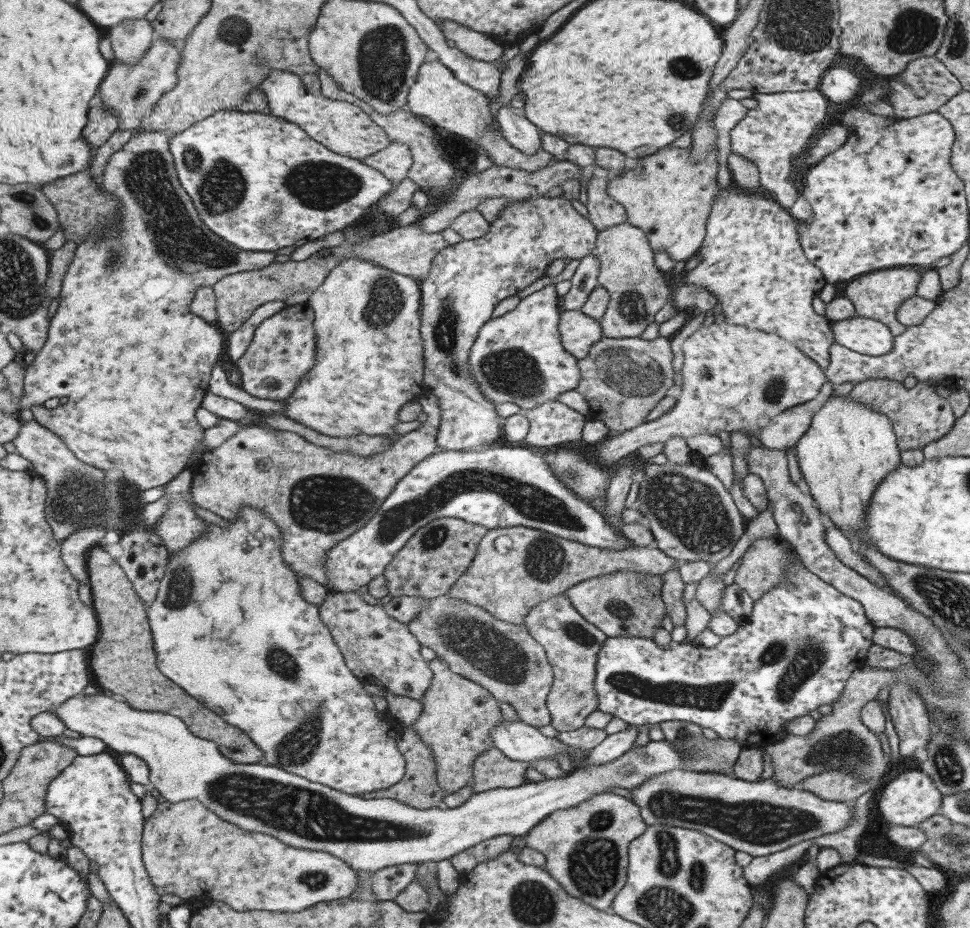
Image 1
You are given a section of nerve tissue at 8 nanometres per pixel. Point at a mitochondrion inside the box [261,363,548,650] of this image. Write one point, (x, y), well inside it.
(326, 503)

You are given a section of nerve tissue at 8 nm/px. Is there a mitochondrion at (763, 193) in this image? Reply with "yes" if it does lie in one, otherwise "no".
no

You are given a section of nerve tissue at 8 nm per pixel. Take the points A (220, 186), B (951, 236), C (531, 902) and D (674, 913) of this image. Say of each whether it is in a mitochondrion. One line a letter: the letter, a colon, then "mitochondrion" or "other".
A: mitochondrion
B: other
C: mitochondrion
D: mitochondrion

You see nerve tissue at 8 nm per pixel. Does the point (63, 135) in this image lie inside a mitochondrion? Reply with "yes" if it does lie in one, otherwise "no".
no

